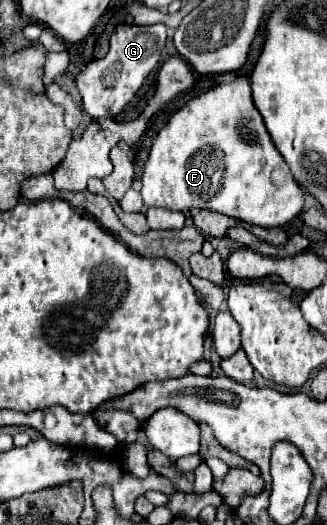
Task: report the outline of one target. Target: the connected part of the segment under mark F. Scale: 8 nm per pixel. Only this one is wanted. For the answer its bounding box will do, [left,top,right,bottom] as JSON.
[141,76,303,228]

